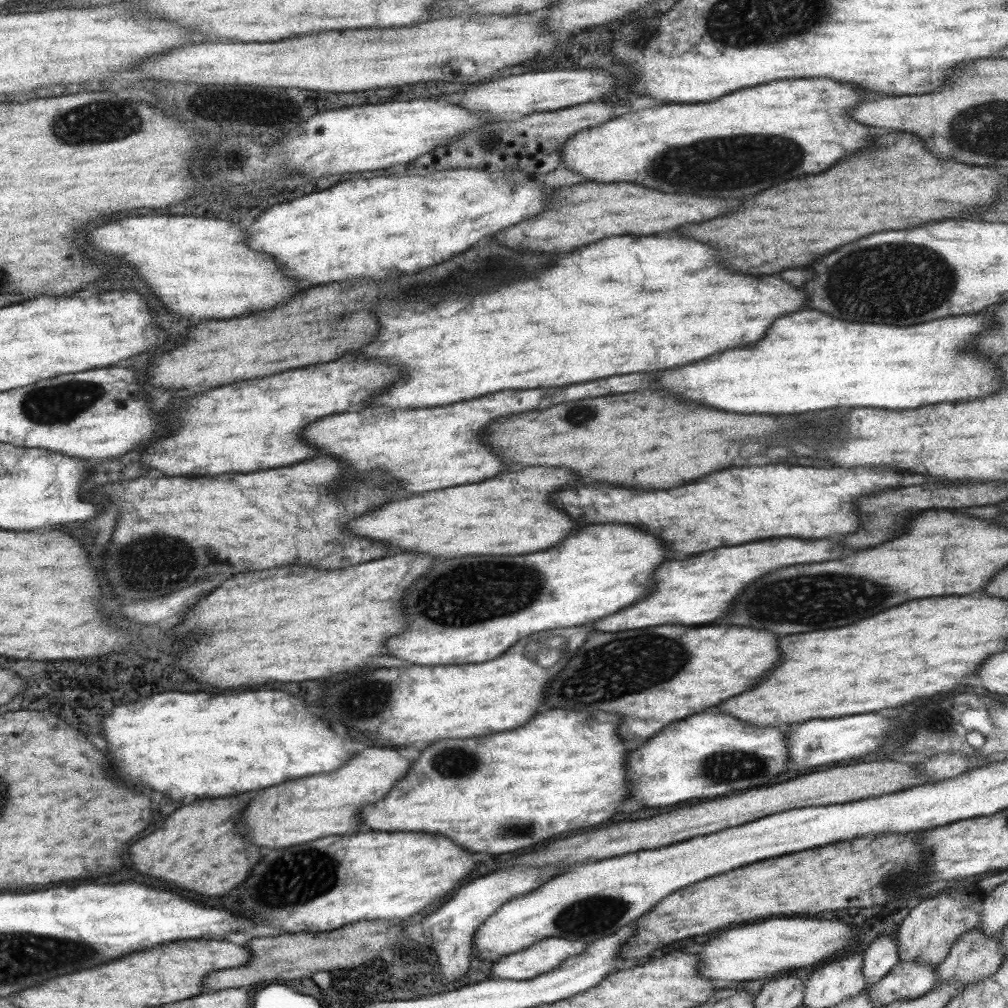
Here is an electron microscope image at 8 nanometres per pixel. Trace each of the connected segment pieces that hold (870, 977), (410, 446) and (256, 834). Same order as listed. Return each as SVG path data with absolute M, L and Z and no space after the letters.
M879 936L864 950L863 957L864 980L870 985L883 978L899 962L896 941L890 936Z
M547 388L497 392L493 396L483 396L481 400L469 400L445 408L413 408L411 412L383 406L363 408L361 412L343 412L319 420L313 428L305 428L305 440L329 456L341 456L351 470L361 472L375 466L393 468L393 476L397 476L405 492L431 492L449 486L473 484L477 480L481 482L499 474L505 464L479 440L485 426L497 418L535 410L549 394L551 390Z
M365 748L339 766L337 771L301 777L261 790L253 798L253 804L245 808L245 820L241 820L243 830L253 844L267 848L287 848L323 836L337 836L351 830L359 832L360 811L385 798L389 788L405 776L407 768L409 760L395 750Z

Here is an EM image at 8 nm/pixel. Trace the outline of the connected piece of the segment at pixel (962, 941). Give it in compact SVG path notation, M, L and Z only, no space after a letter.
M979 926L971 928L967 932L963 932L957 936L957 940L953 942L947 956L936 965L937 968L937 982L939 984L947 984L947 982L957 982L958 988L962 990L969 984L977 984L979 980L991 976L1003 962L1005 956L1001 952L1001 944L999 944L999 938L992 937L987 938Z

